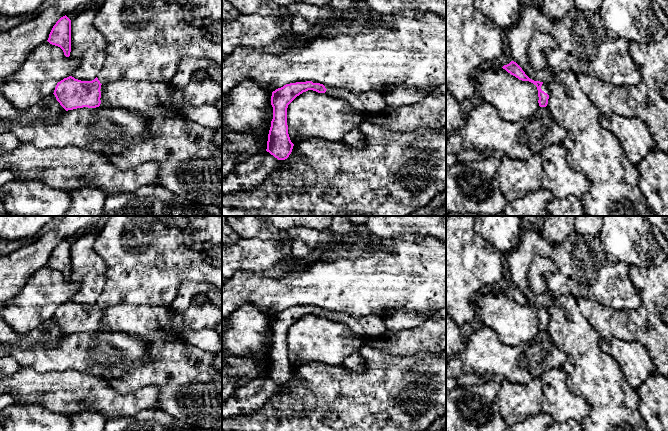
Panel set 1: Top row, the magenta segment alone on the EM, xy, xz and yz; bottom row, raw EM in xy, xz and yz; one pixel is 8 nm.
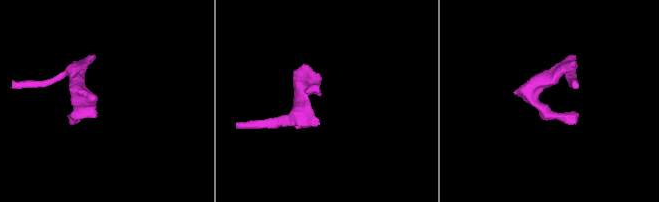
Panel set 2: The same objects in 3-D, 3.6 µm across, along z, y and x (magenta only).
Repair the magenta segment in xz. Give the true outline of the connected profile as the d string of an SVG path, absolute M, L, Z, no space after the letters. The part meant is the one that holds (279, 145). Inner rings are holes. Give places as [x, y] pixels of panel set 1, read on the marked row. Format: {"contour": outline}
{"contour": "M312 81L286 84L273 91L271 96L273 119L268 134L266 151L278 160L287 159L294 146L288 134L288 105L297 96L308 90L341 98L347 101L355 110L359 110L364 114L376 112L386 107L384 95L373 90L356 93L344 88L325 86Z"}

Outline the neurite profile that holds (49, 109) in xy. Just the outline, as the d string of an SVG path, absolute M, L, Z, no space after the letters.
M0 90L0 119L12 122L56 122L66 112L54 94L27 110L19 110L13 106Z

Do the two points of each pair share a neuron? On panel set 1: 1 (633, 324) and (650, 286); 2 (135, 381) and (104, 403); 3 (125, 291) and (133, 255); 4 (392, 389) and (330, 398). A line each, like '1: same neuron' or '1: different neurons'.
1: same neuron
2: different neurons
3: same neuron
4: same neuron

